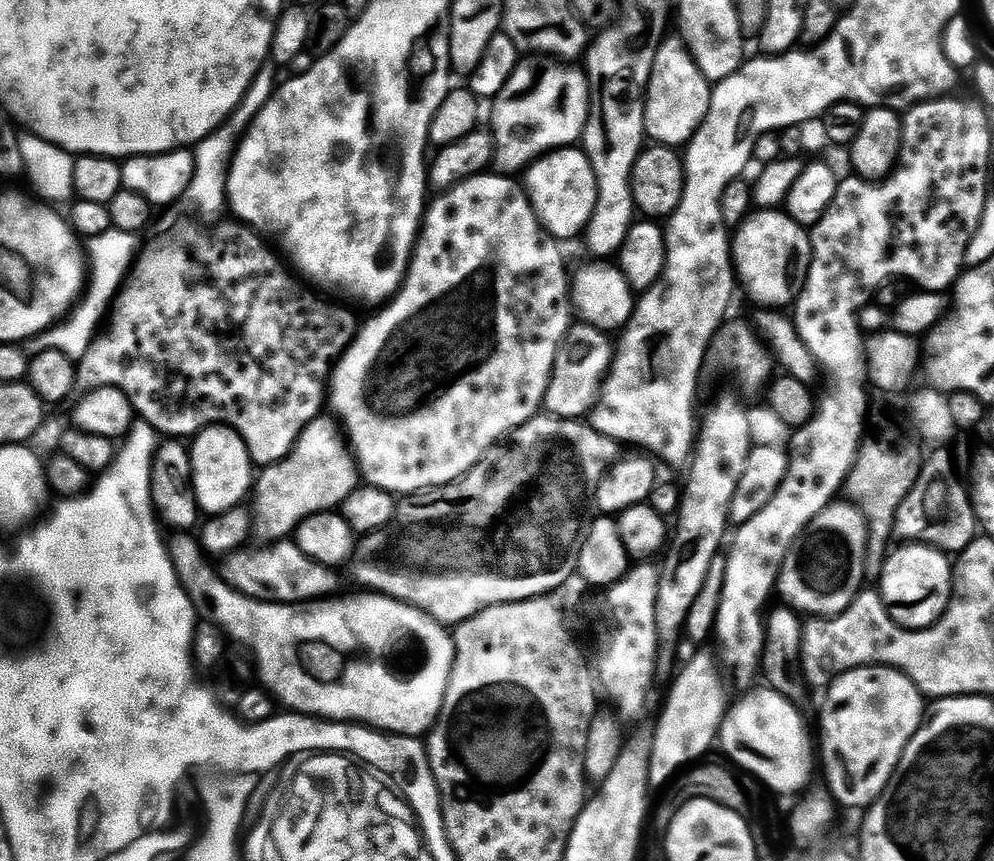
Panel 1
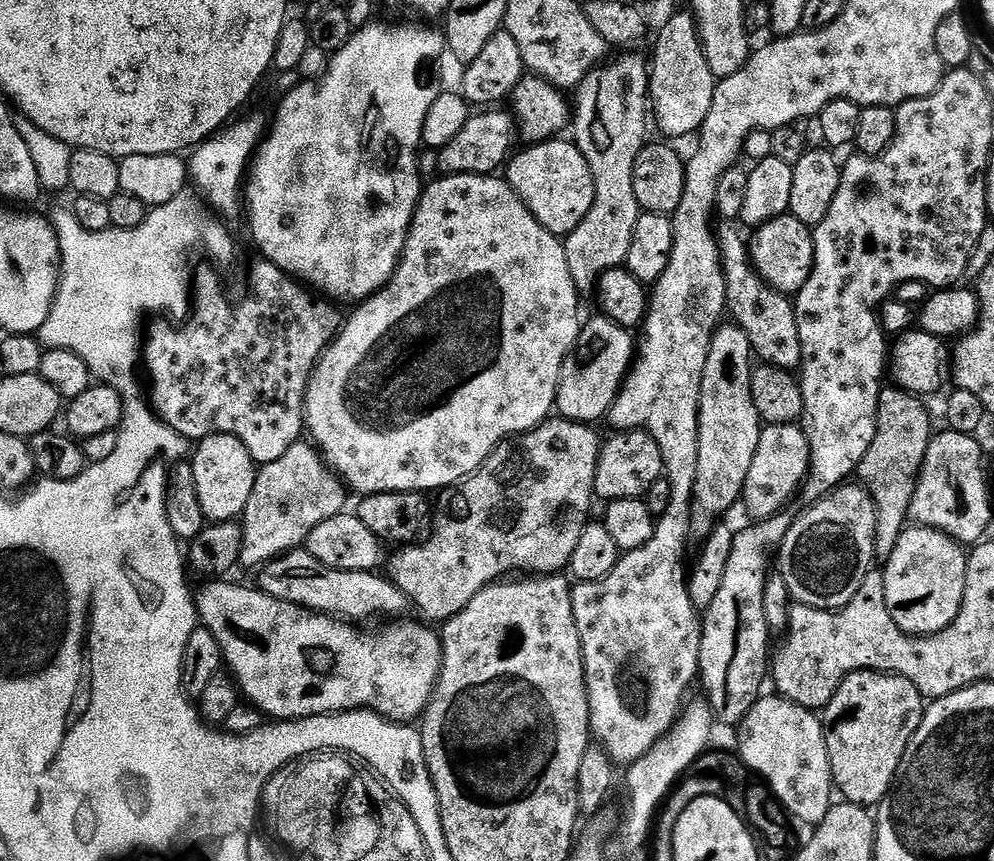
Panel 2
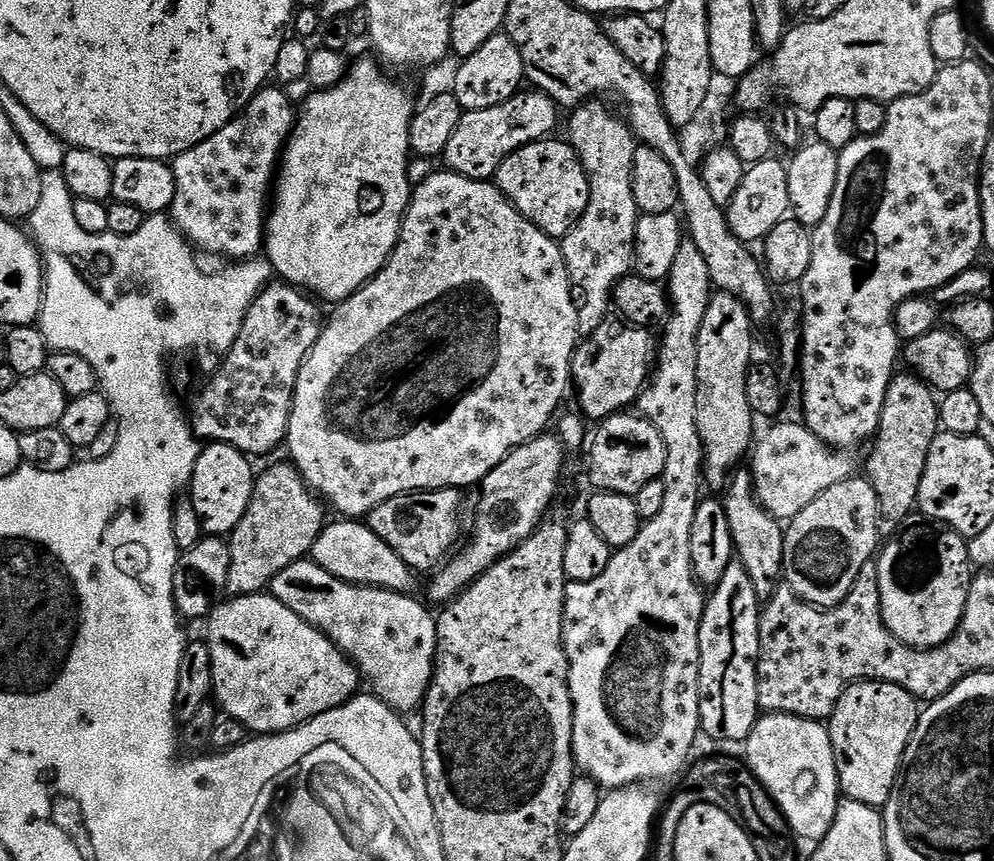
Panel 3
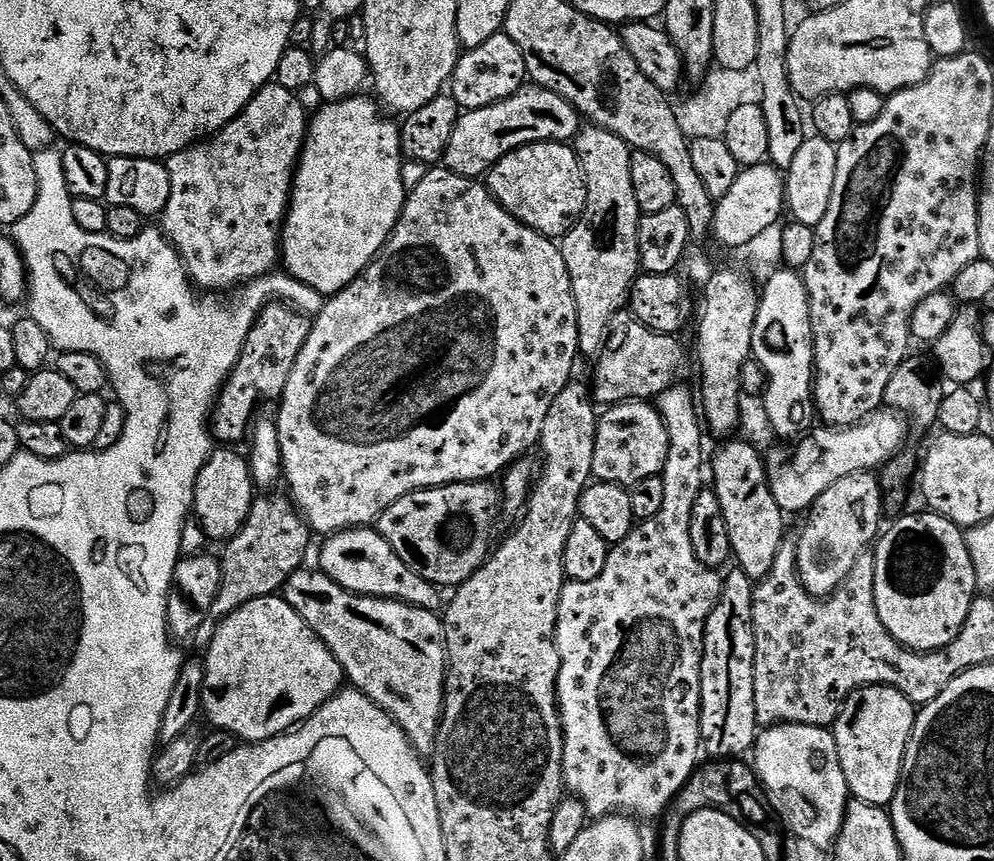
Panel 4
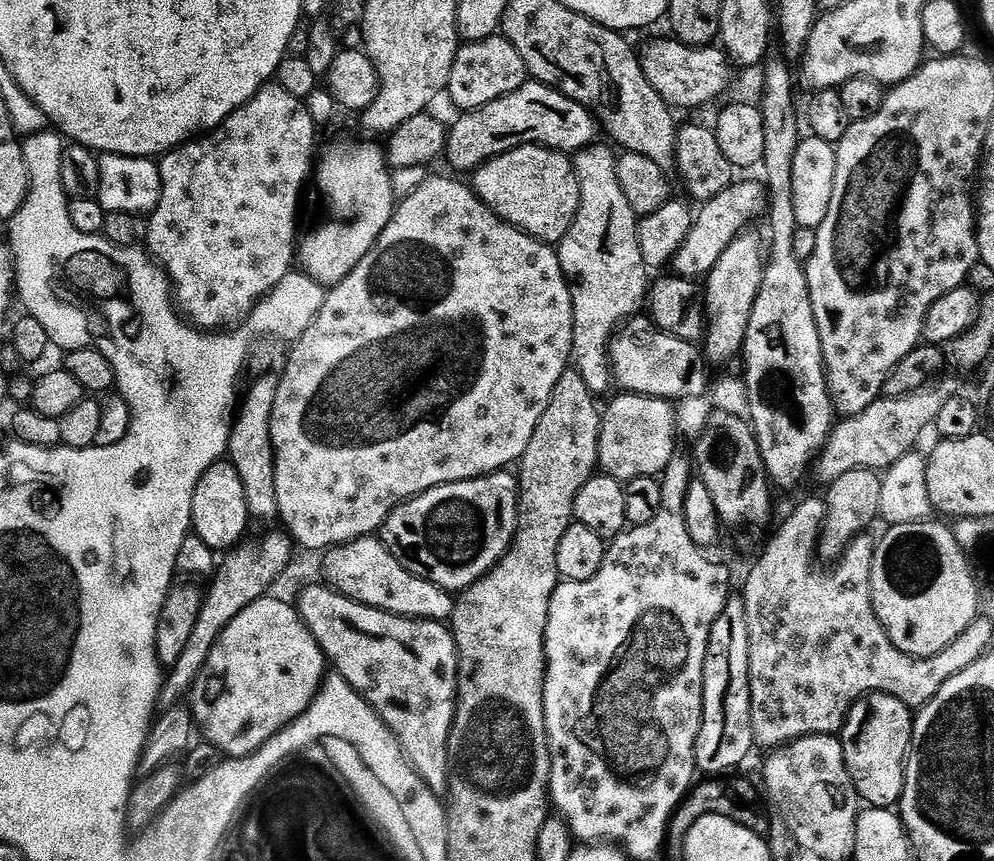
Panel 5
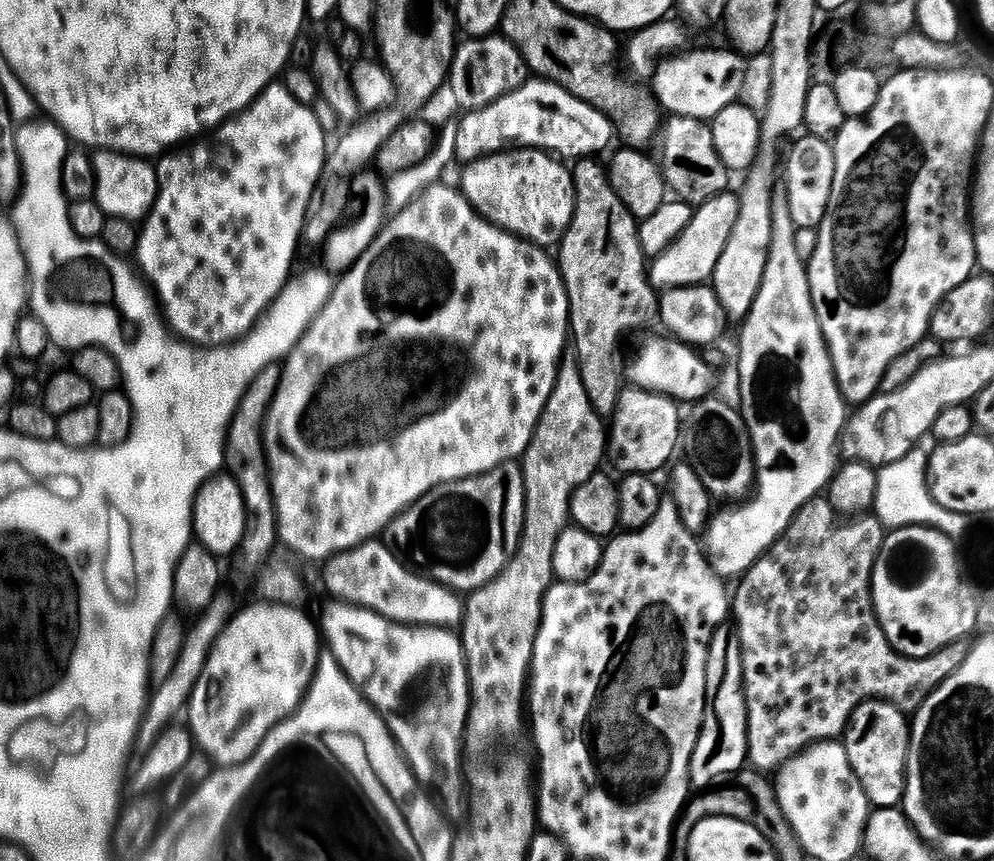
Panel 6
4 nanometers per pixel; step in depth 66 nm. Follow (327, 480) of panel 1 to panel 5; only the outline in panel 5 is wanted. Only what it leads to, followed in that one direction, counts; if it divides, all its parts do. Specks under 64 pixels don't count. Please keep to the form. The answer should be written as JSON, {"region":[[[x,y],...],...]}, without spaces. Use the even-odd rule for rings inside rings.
{"region":[[[279,531],[268,532],[261,540],[245,539],[225,555],[228,557],[224,561],[219,561],[210,580],[212,585],[204,592],[204,605],[198,614],[198,622],[190,633],[190,639],[182,650],[182,658],[171,665],[169,672],[172,673],[169,676],[167,673],[163,681],[162,696],[165,701],[179,701],[193,691],[204,663],[210,658],[210,650],[214,650],[222,630],[226,630],[226,626],[230,626],[230,622],[234,622],[234,618],[238,618],[238,614],[242,614],[246,606],[265,599],[274,586],[275,579],[293,563],[294,541],[287,531]]]}

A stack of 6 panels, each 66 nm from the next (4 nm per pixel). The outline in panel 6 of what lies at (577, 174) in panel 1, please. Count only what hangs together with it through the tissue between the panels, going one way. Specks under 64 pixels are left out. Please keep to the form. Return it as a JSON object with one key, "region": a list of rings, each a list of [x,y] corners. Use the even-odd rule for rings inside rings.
{"region":[[[517,148],[483,156],[463,171],[464,196],[492,224],[532,244],[556,246],[563,240],[576,209],[576,184],[572,181],[572,168],[563,159],[543,150]]]}

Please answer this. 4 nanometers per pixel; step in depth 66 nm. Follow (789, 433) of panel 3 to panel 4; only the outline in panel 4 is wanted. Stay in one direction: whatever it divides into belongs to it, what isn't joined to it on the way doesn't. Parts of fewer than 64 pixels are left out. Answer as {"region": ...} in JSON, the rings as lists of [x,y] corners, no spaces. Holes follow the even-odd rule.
{"region":[[[887,406],[881,407],[880,411],[870,414],[860,424],[849,428],[813,427],[812,431],[795,445],[797,448],[793,452],[788,449],[791,447],[780,446],[784,448],[776,448],[772,453],[767,453],[768,481],[775,502],[785,514],[807,513],[813,502],[826,494],[826,490],[840,478],[859,472],[872,472],[899,455],[908,432],[910,433],[909,417]]]}

